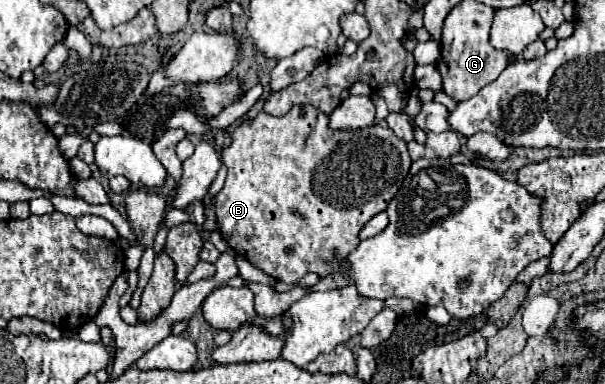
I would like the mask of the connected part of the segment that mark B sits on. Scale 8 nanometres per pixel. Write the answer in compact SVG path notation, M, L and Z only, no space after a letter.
M307 105L293 107L283 117L261 111L249 125L239 125L233 131L231 147L223 151L223 163L227 165L227 179L225 187L215 195L219 233L237 255L289 285L309 271L327 277L333 271L327 265L329 261L345 261L359 245L359 231L365 223L385 211L397 195L411 167L411 157L407 143L395 137L389 127L371 125L357 131L331 129L329 117Z

